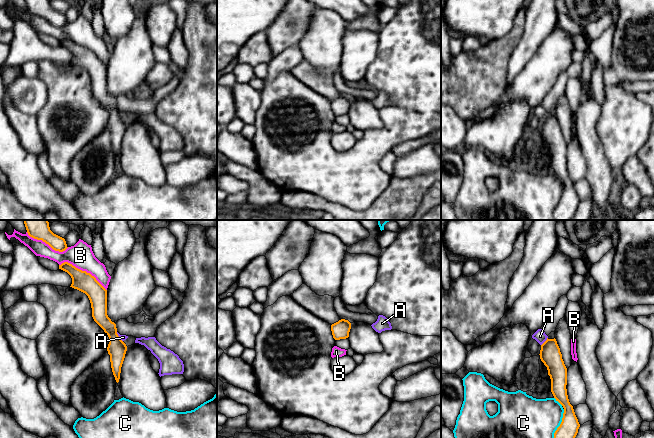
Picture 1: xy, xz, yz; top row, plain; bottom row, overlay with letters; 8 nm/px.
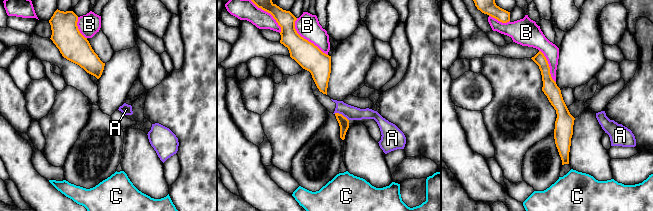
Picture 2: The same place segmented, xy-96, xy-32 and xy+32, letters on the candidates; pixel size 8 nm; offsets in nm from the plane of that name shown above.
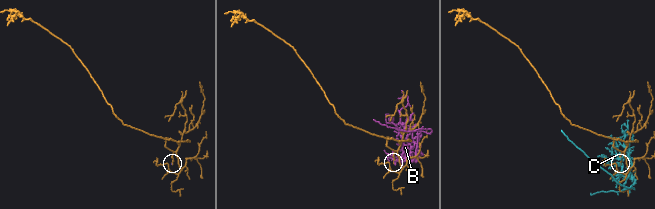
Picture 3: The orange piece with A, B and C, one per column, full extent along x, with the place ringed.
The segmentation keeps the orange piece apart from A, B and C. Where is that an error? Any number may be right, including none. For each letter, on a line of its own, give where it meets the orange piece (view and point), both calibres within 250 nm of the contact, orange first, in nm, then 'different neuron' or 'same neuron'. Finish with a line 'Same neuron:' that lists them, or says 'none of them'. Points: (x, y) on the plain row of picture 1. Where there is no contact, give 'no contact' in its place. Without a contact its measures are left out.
A: contact yz (545, 117); calibres 170 and 90 nm; different neuron
B: contact xy (83, 47); calibres 160 and 200 nm; different neuron
C: contact yz (559, 202); calibres 160 and 440 nm; different neuron
Same neuron: none of them

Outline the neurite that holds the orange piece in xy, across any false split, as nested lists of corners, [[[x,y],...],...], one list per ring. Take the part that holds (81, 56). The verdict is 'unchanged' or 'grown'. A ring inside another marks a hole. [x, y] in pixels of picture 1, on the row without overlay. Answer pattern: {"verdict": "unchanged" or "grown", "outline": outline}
{"verdict": "unchanged", "outline": [[[68,38],[59,41],[59,45],[71,52],[72,60],[70,63],[88,72],[94,97],[109,113],[107,127],[110,131],[113,151],[118,159],[127,122],[118,112],[116,100],[107,91],[107,66],[90,49],[82,47]]]}

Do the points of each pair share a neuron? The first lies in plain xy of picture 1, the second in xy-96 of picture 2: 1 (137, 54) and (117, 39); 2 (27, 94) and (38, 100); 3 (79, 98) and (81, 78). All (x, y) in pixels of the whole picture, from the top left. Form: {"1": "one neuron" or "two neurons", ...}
{"1": "two neurons", "2": "one neuron", "3": "two neurons"}

